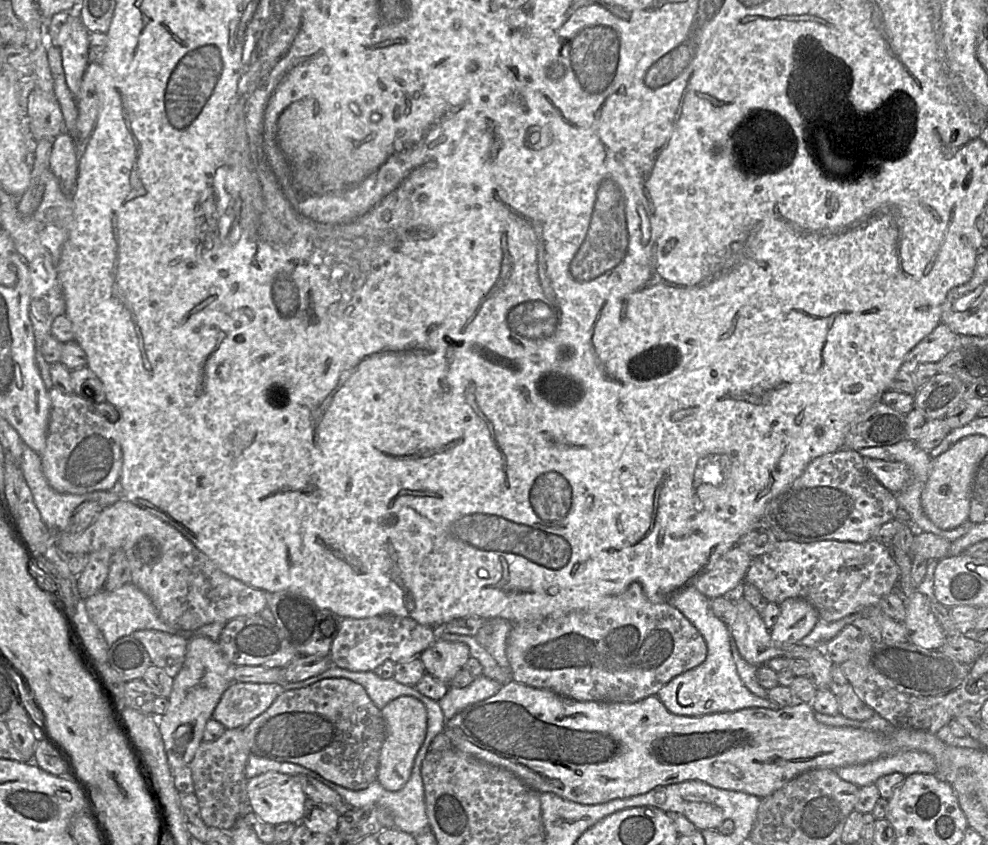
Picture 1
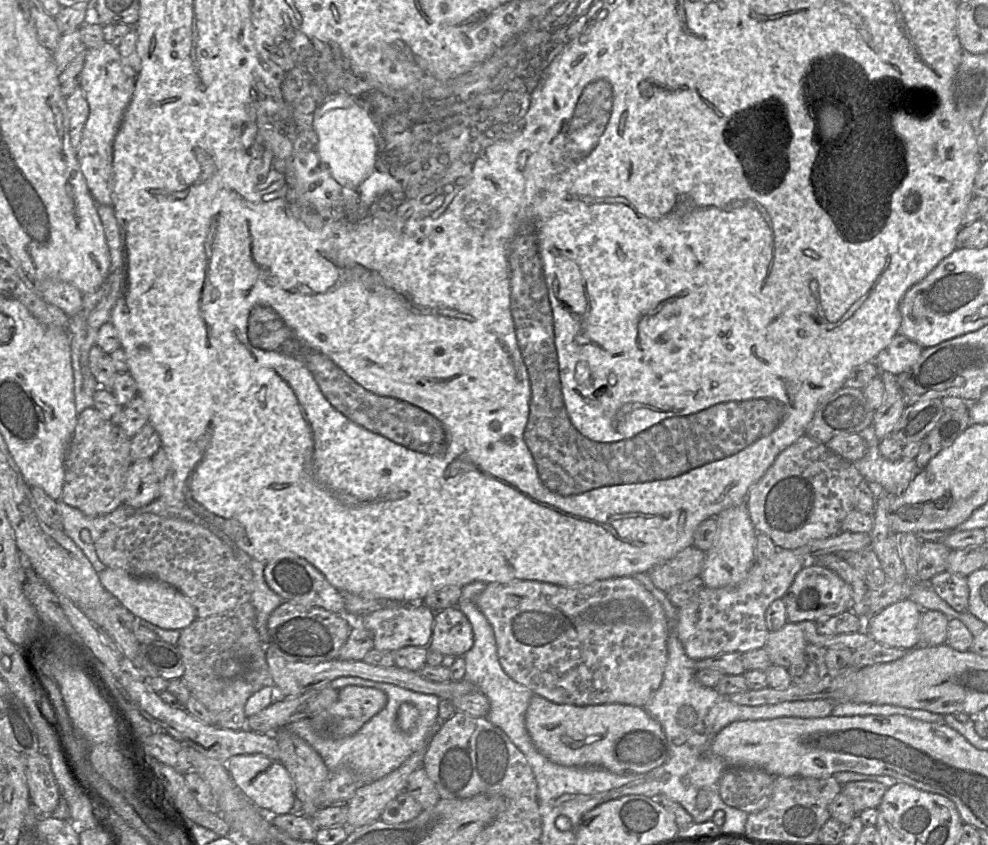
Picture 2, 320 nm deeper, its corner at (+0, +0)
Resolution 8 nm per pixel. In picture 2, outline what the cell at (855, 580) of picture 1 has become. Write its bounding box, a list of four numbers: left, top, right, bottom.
[929,570,969,611]

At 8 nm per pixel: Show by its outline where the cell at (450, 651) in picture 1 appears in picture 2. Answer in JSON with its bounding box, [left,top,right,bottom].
[428,607,474,656]

